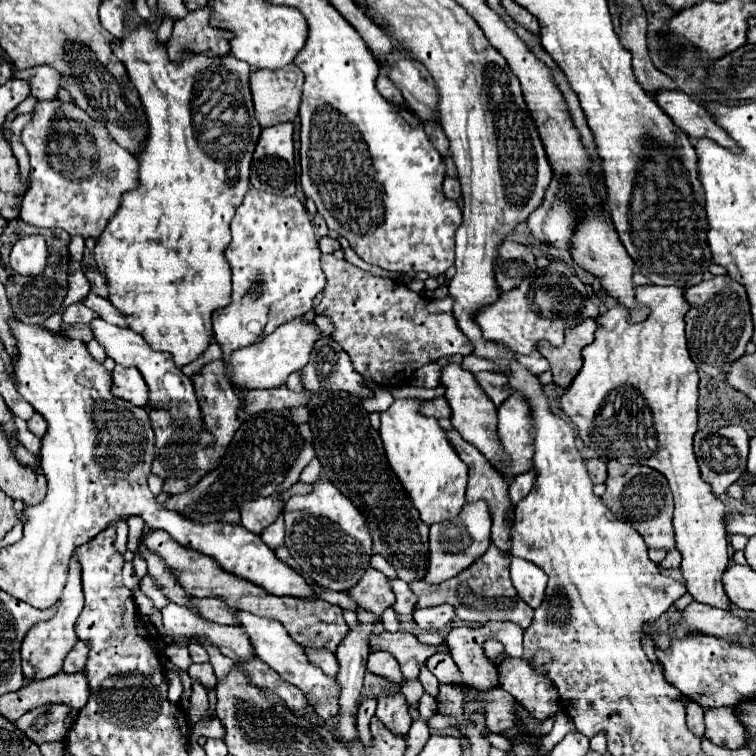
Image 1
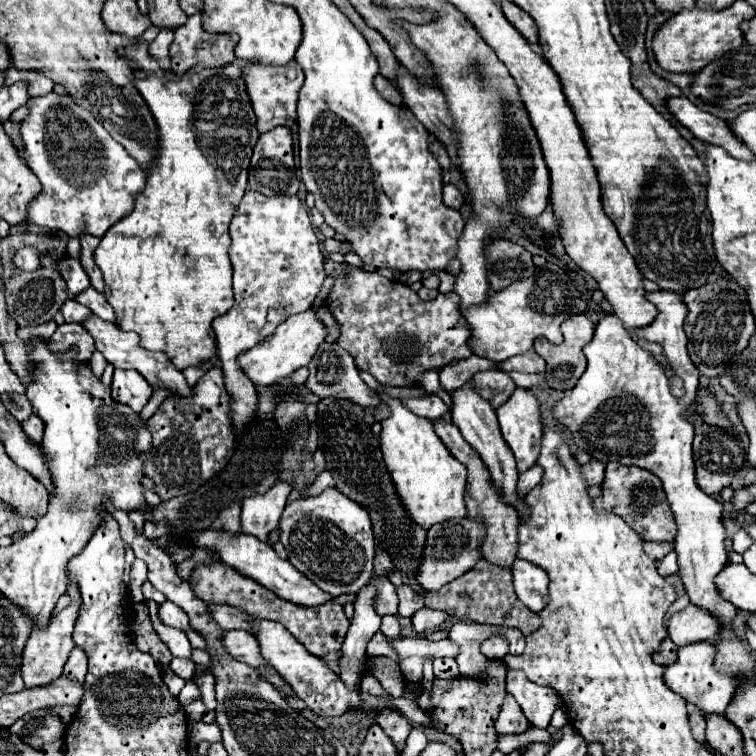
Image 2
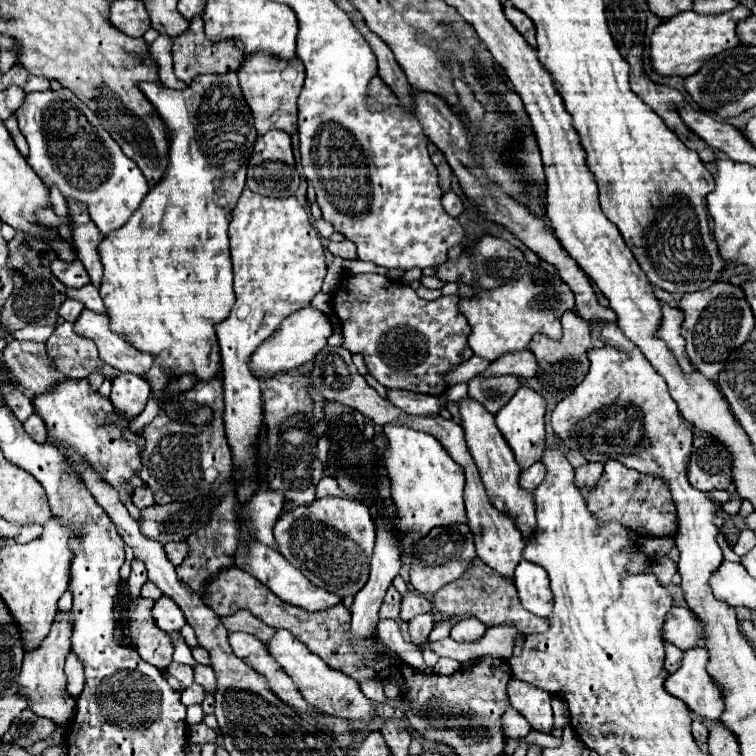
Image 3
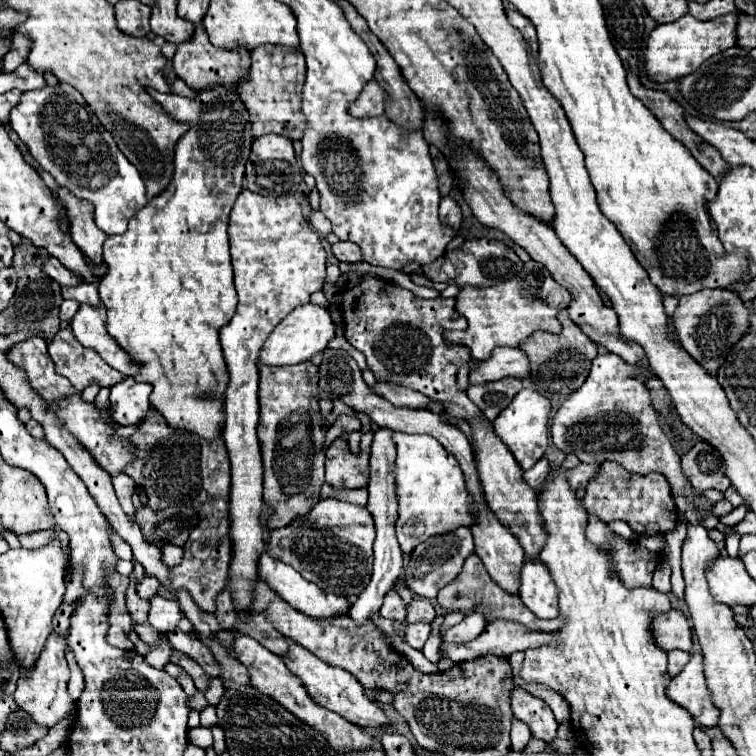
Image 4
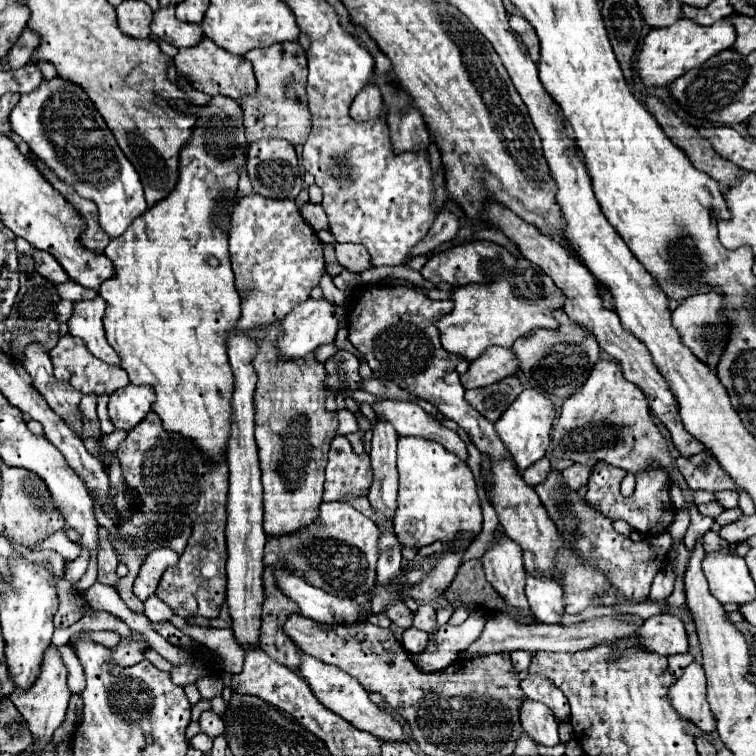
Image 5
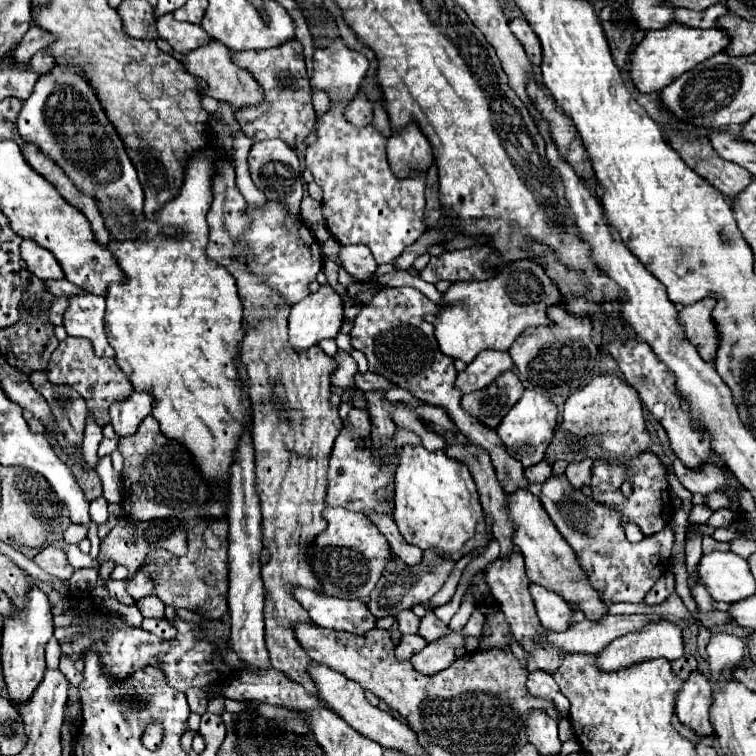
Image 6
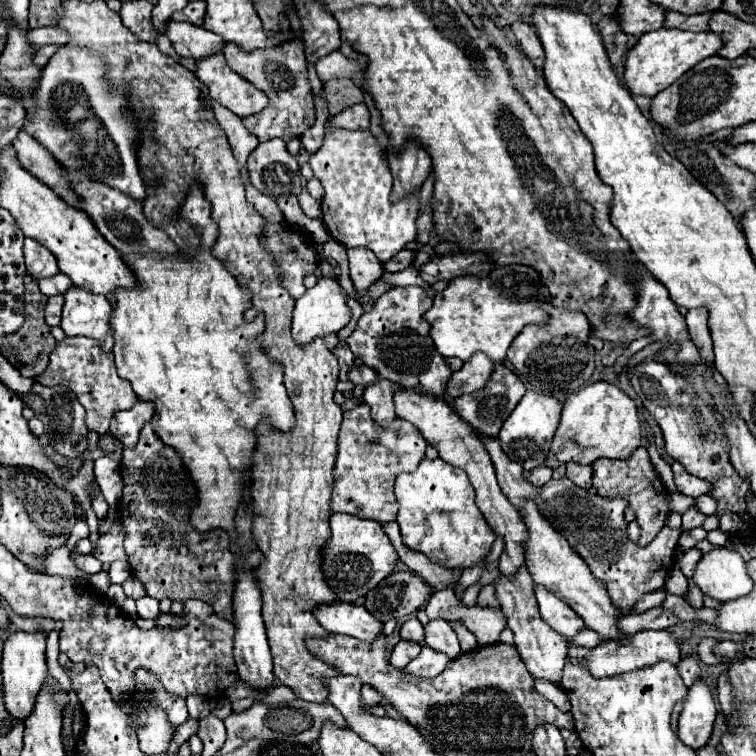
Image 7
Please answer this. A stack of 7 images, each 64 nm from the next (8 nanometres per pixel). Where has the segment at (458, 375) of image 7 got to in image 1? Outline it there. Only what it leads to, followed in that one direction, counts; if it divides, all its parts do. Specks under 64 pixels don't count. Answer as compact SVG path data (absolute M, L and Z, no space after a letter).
M534 350L532 354L528 354L528 356L520 356L520 364L524 364L532 374L542 374L542 372L546 372L550 366L548 366L548 360L544 358L544 356L540 356L540 352L538 350Z

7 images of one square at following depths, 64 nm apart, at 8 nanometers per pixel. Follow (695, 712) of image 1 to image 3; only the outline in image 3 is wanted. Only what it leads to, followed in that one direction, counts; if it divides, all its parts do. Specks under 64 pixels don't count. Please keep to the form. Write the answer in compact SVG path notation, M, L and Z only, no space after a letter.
M698 718L698 720L694 720L692 722L692 734L694 734L694 740L696 740L696 744L704 750L704 752L708 752L708 746L706 746L706 736L708 736L708 728L704 726L704 722Z

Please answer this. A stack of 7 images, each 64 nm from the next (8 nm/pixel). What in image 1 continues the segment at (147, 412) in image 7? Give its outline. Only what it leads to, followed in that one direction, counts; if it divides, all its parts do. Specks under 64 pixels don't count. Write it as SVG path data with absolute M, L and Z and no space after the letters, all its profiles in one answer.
M120 364L112 372L112 394L128 400L136 406L146 406L148 404L148 386L144 384L144 378L136 368L120 368Z

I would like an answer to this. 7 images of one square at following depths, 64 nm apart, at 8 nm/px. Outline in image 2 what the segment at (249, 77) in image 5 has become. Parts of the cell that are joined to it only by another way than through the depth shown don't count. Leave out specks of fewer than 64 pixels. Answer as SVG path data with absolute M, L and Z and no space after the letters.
M202 12L188 16L188 22L174 30L174 42L170 46L170 62L176 74L184 74L196 64L226 66L236 60L234 46L238 38L234 34L212 34L202 26Z

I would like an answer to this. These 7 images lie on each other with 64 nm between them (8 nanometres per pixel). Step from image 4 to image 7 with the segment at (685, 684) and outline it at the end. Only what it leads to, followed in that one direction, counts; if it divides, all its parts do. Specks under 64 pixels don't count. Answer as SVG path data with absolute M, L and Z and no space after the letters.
M700 678L688 688L682 704L684 708L680 712L678 736L686 746L698 750L706 746L714 728L714 720L718 714L714 694L710 686Z

